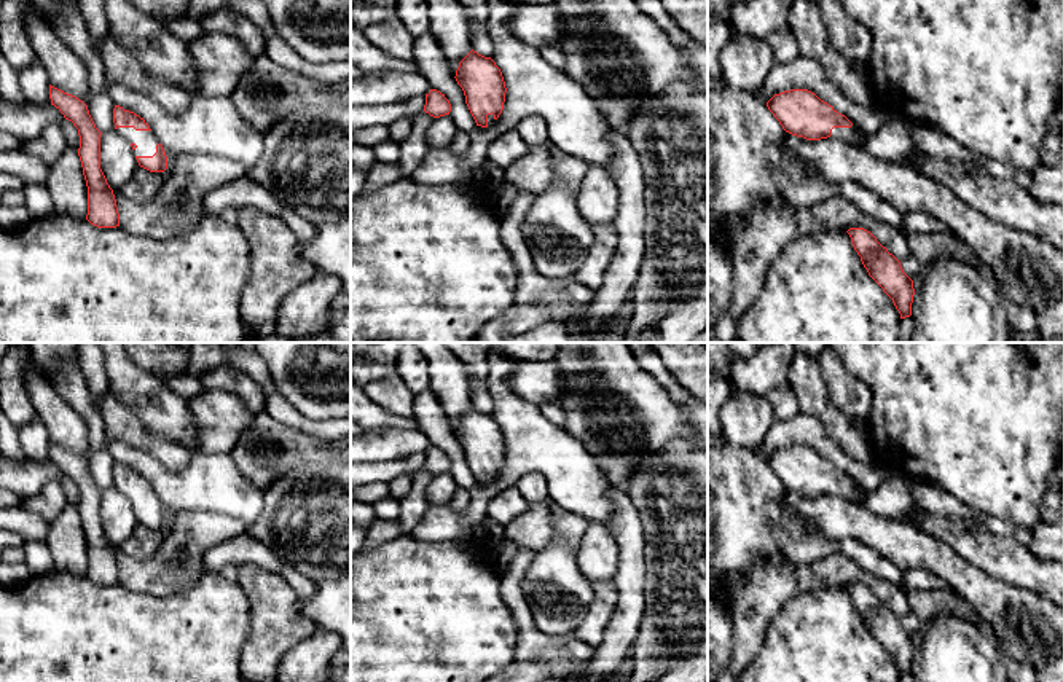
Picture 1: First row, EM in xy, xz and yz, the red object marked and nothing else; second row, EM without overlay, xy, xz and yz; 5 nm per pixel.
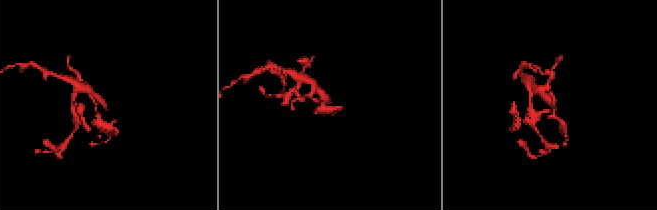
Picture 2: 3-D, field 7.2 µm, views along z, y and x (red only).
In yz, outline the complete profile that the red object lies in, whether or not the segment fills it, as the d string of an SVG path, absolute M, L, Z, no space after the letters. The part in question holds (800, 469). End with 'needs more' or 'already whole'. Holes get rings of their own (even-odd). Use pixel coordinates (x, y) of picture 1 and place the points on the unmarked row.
M808 446L775 451L767 464L786 489L806 497L832 494L861 504L867 492L854 484L845 472Z; needs more

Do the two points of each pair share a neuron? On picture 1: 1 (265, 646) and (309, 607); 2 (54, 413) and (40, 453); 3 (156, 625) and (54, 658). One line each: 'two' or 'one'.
1: two
2: two
3: one

